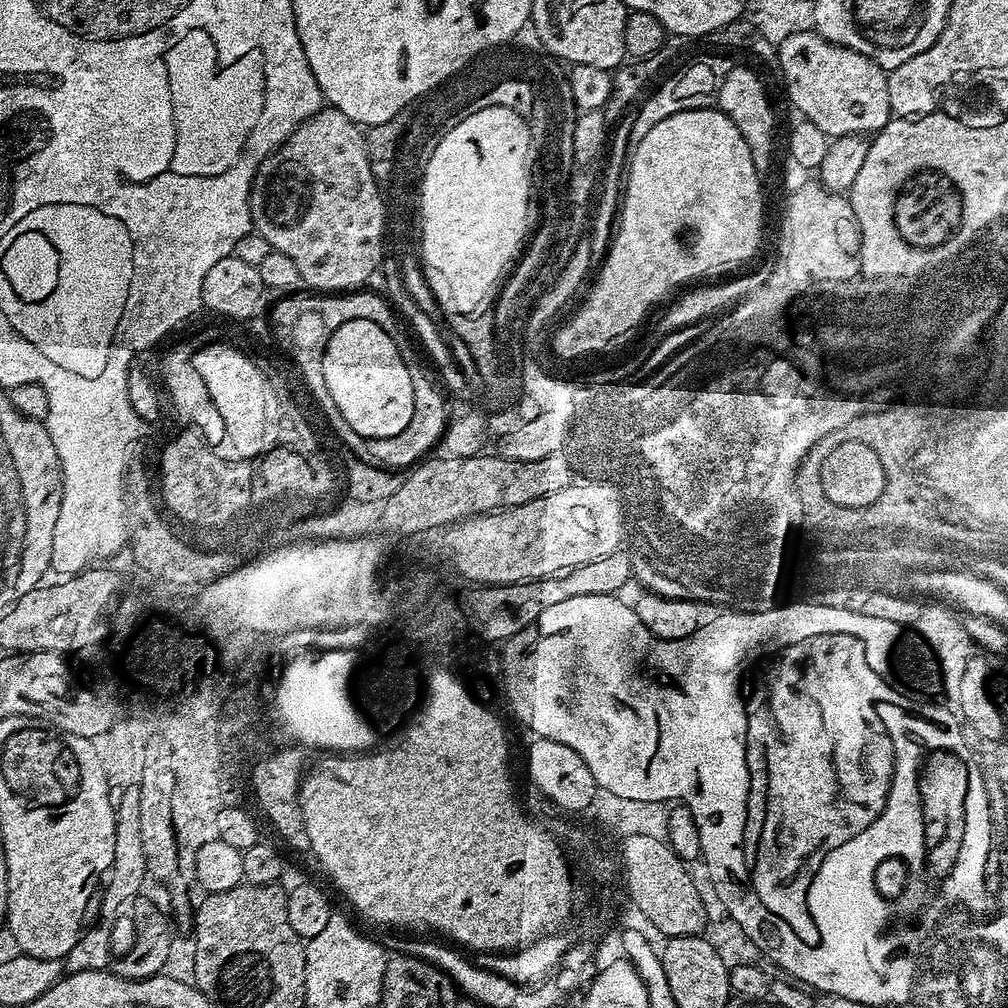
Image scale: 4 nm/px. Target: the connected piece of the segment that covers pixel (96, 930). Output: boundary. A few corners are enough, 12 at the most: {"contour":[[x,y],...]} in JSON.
{"contour":[[137,787],[114,804],[114,858],[100,924],[64,957],[65,973],[102,972],[114,959],[111,924],[145,891]]}

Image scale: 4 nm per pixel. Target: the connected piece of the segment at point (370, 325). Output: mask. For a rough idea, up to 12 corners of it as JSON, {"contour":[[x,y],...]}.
{"contour":[[334,330],[322,374],[365,441],[402,434],[414,386],[393,333]]}

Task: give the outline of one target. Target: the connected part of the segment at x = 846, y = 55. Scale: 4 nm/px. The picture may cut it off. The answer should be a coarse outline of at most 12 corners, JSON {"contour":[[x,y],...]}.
{"contour":[[822,38],[778,44],[793,106],[830,138],[893,119],[888,72]]}

